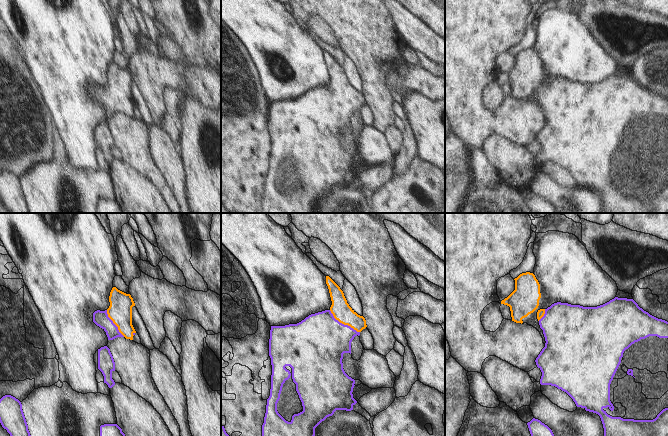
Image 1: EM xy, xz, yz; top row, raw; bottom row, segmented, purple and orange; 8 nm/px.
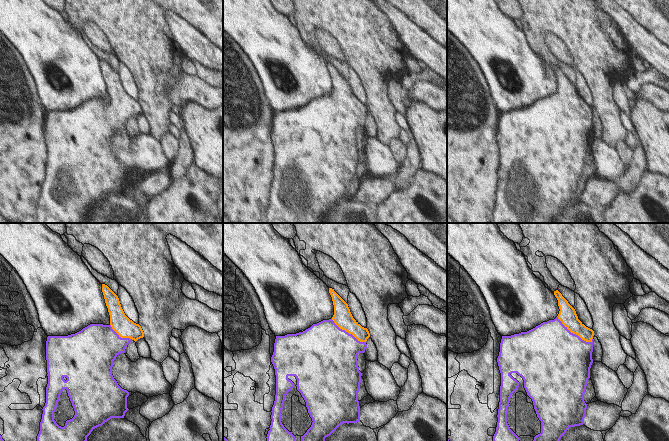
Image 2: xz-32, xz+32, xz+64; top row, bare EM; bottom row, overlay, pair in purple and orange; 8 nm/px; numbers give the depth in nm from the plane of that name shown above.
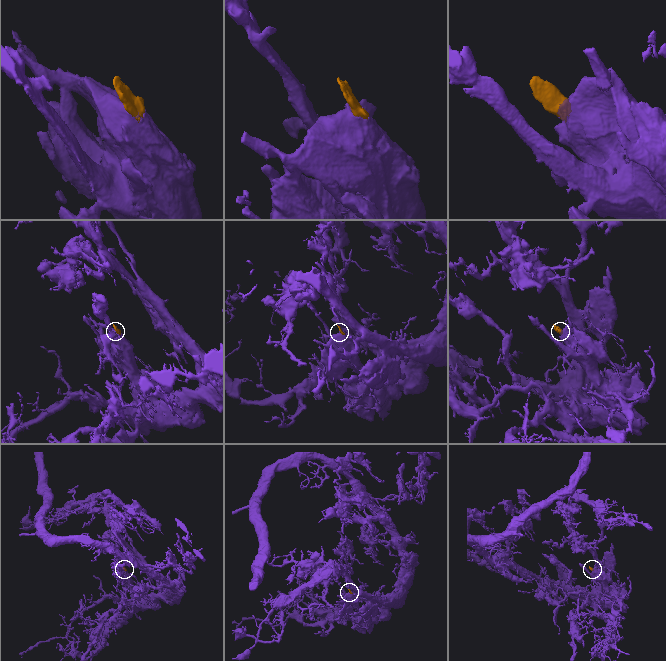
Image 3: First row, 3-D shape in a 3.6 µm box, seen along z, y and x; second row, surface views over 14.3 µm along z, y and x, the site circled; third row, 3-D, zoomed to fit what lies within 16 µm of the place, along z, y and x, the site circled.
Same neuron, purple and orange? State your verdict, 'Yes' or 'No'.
Yes.

